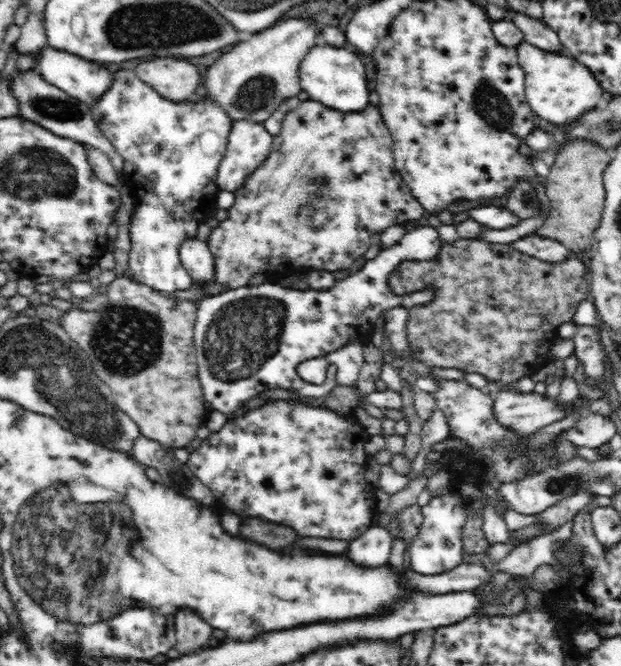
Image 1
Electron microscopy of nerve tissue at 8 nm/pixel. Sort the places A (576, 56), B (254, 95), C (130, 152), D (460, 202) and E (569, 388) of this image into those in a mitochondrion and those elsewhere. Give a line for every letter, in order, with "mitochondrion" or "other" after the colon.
A: other
B: mitochondrion
C: other
D: other
E: other

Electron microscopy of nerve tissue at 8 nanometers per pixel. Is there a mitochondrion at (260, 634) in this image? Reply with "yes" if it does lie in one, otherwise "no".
no

